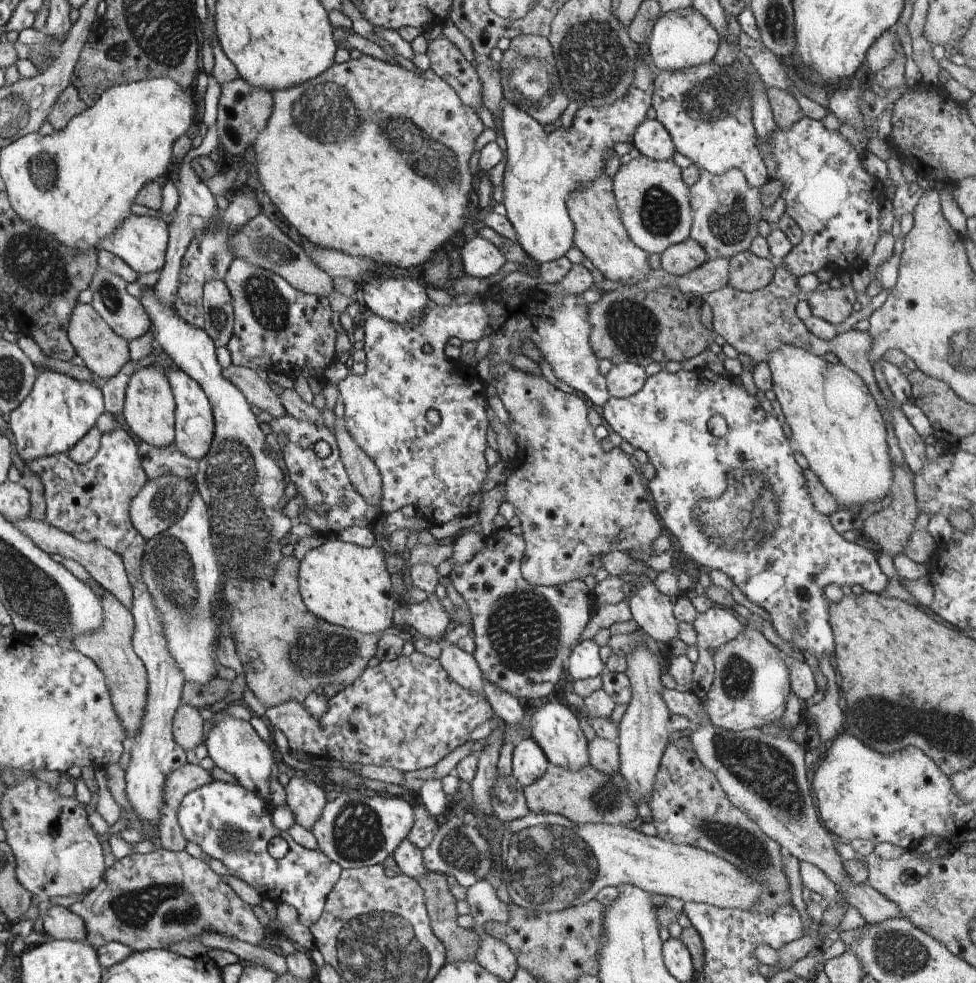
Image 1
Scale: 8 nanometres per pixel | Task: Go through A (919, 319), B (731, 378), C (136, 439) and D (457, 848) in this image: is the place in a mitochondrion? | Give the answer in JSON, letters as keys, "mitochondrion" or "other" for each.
{"A":"other","B":"other","C":"other","D":"mitochondrion"}

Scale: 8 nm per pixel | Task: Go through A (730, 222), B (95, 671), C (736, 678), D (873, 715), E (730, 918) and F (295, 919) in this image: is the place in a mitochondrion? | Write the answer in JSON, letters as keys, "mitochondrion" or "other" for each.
{"A":"mitochondrion","B":"other","C":"mitochondrion","D":"mitochondrion","E":"other","F":"other"}

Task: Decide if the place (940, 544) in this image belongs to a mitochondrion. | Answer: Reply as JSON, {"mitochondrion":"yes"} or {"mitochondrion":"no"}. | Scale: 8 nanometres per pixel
{"mitochondrion":"no"}

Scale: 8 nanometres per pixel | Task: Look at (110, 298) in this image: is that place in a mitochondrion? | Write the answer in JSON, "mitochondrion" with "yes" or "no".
{"mitochondrion":"yes"}

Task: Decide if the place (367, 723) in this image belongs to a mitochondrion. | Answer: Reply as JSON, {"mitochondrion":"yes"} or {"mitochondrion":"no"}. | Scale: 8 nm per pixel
{"mitochondrion":"no"}

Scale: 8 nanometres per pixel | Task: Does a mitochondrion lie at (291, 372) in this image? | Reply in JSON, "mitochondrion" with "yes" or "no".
{"mitochondrion":"no"}

